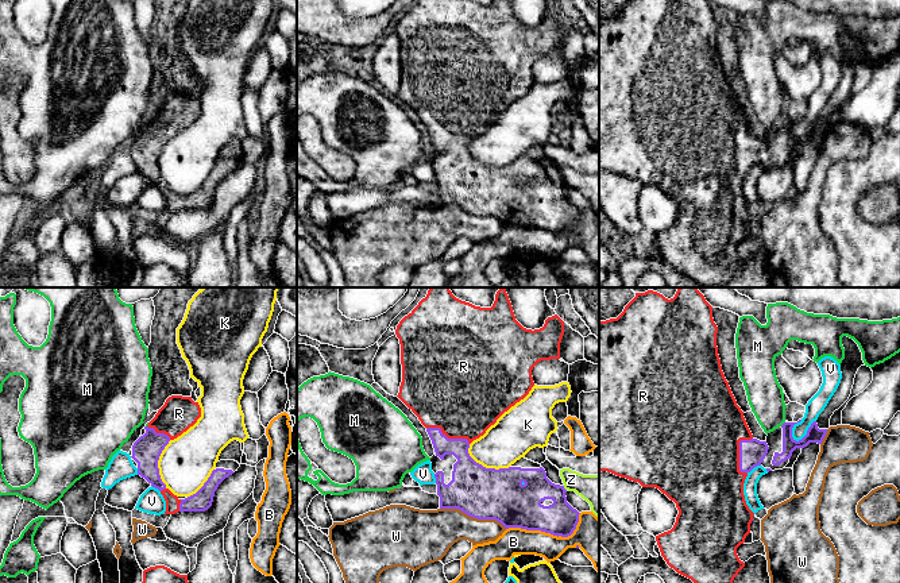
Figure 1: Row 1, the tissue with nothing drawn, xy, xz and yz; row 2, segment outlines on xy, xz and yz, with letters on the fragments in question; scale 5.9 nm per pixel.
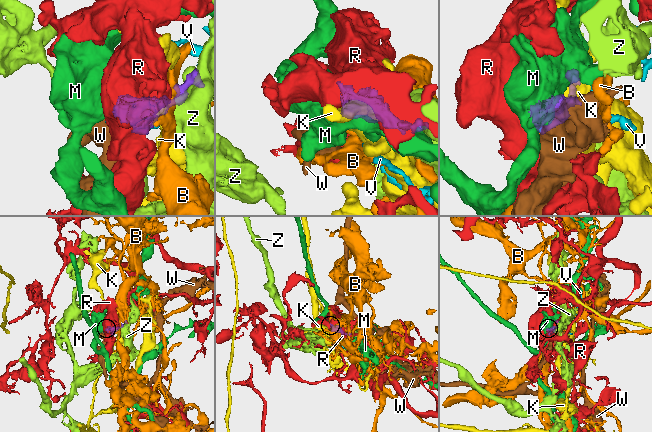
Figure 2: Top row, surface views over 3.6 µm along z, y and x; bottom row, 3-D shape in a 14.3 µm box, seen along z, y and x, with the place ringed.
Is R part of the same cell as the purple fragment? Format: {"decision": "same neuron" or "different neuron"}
{"decision": "same neuron"}

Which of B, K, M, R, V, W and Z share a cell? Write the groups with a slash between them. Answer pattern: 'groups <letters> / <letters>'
groups B / K / M / R / V / W / Z

